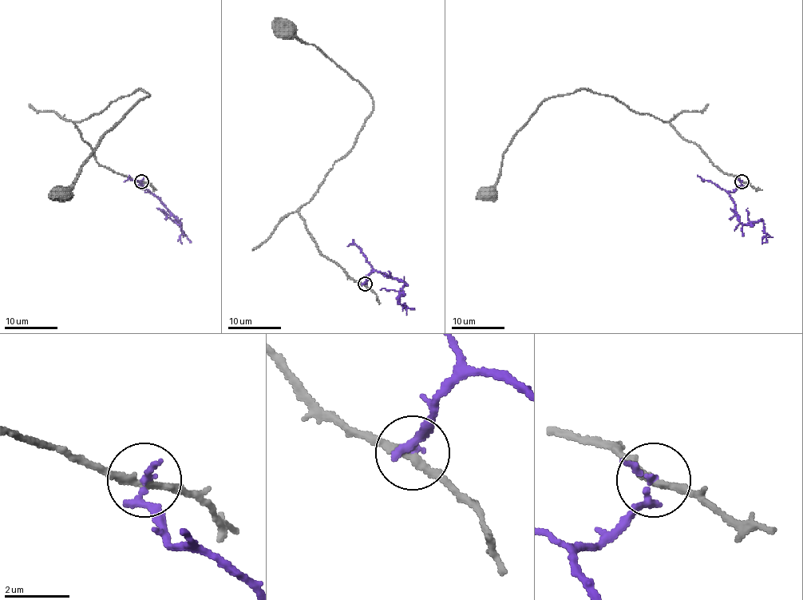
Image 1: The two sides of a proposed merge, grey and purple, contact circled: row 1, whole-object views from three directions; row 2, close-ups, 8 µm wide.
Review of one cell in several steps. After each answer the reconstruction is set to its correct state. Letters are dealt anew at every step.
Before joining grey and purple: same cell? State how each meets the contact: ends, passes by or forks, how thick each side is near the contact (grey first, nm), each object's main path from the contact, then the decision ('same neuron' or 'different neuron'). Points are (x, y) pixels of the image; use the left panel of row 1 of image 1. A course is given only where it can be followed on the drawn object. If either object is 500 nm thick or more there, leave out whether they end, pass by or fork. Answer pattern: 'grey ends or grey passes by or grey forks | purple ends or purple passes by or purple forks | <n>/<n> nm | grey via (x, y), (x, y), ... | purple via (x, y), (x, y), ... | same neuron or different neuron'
grey passes by | purple ends | 200/280 nm | grey via (140, 181), (101, 166), (75, 124), (142, 89), (148, 96), (104, 135), (61, 192) | purple via (140, 181), (142, 188), (152, 193), (180, 224), (175, 221), (182, 231), (182, 242) | different neuron

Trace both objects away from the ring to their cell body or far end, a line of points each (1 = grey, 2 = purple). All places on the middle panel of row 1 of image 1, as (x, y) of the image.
1: (364, 284), (325, 256), (298, 212), (352, 147), (372, 110), (372, 97), (315, 45), (297, 40), (285, 28)
2: (364, 284), (365, 279), (375, 271), (400, 279), (404, 284), (402, 295), (398, 299), (400, 304), (405, 307)

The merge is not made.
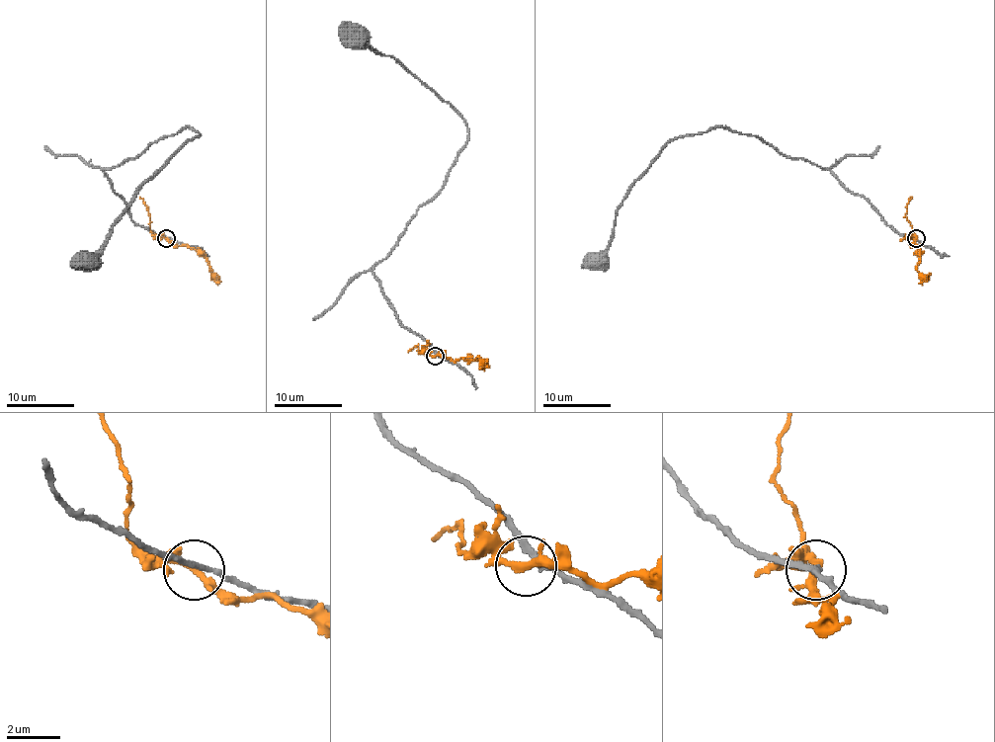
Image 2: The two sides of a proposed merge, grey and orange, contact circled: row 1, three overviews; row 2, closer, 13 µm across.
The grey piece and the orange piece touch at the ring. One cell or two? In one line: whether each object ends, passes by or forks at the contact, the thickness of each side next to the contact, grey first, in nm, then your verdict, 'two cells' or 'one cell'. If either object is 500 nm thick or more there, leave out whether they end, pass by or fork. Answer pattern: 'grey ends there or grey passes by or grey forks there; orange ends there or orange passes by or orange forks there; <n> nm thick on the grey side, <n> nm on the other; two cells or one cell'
grey passes by; orange forks there; 190 nm thick on the grey side, 220 nm on the other; two cells

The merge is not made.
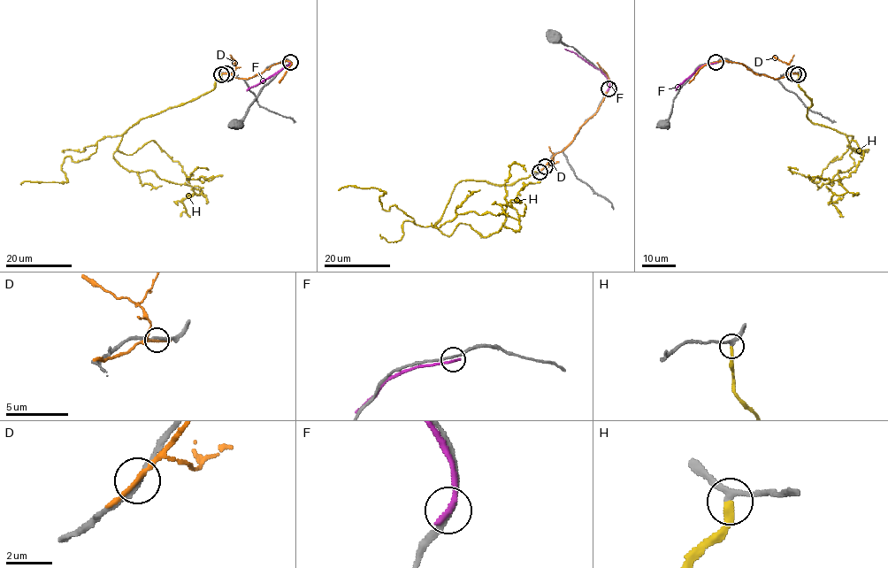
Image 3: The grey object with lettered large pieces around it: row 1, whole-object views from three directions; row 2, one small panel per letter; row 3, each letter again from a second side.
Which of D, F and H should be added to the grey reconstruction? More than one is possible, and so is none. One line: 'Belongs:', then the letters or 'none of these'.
Belongs: H

